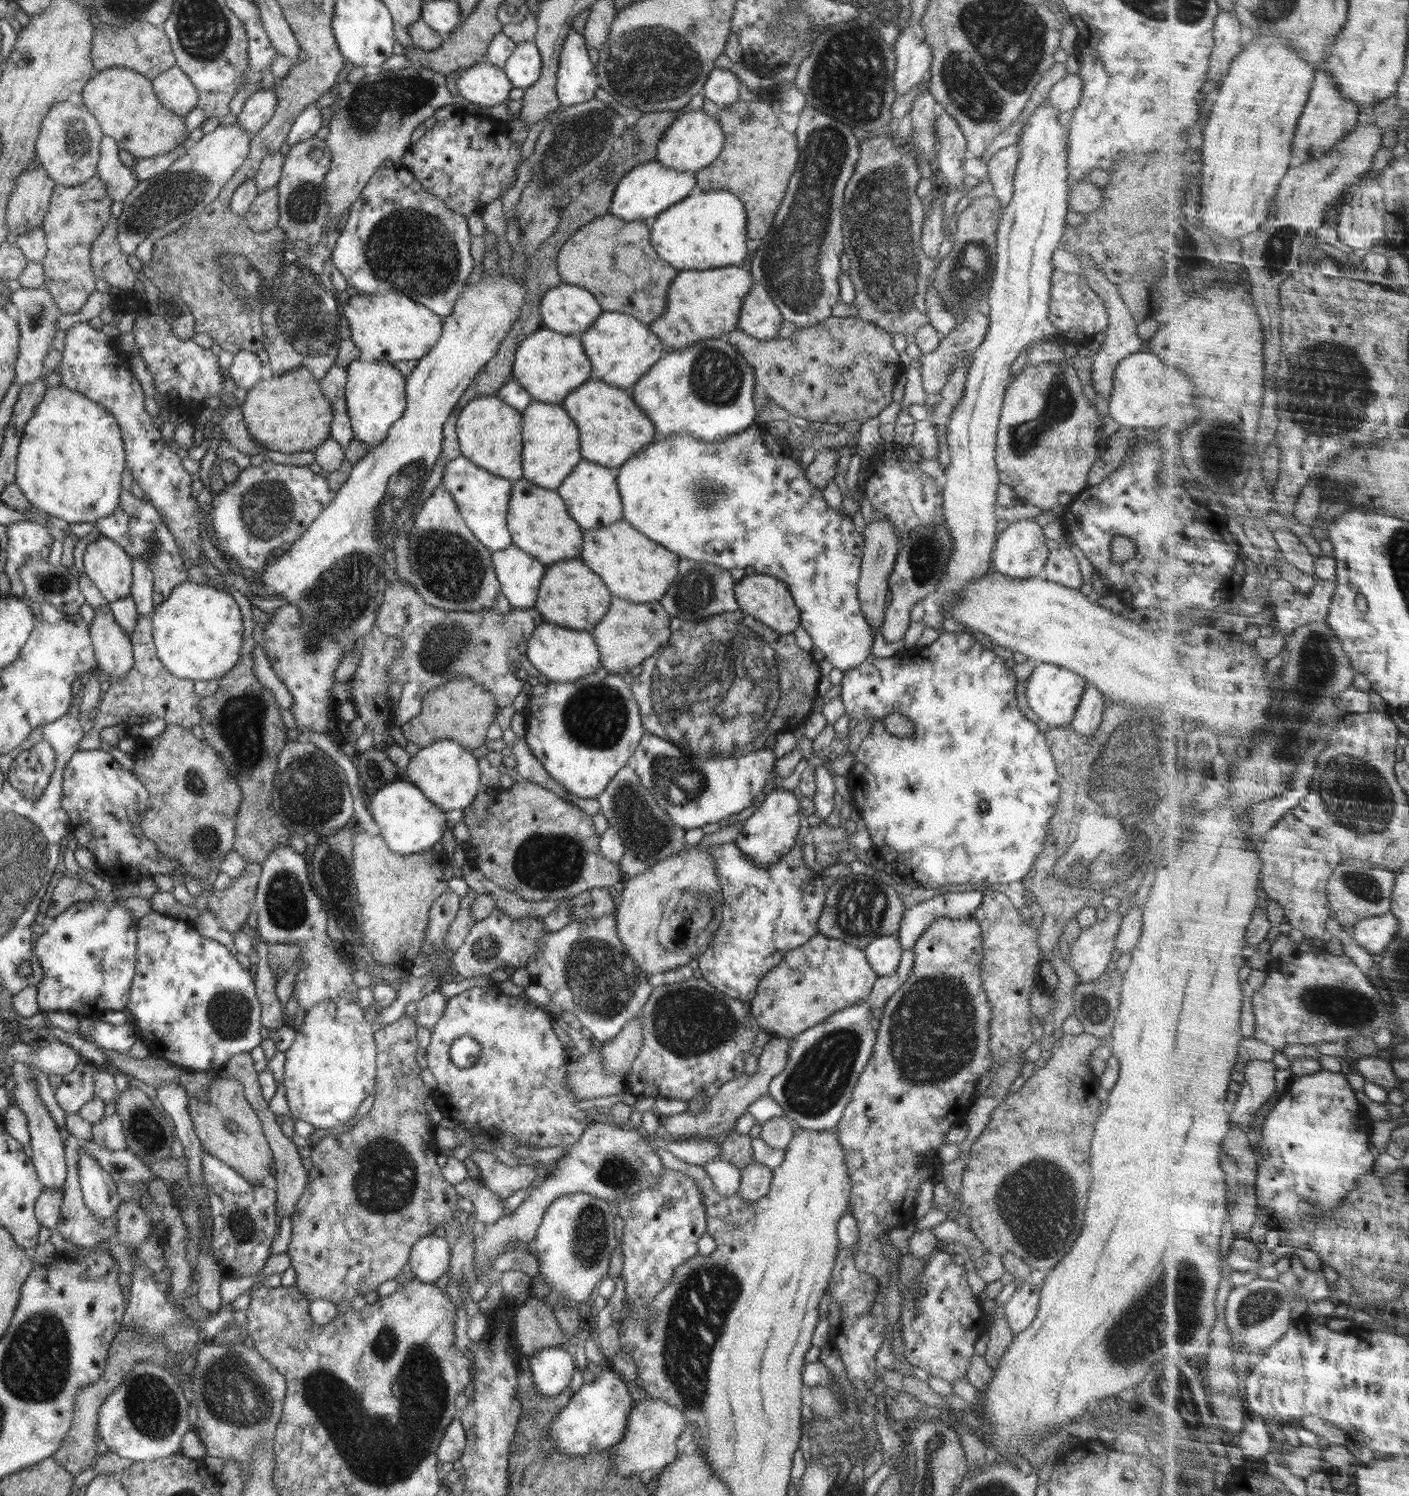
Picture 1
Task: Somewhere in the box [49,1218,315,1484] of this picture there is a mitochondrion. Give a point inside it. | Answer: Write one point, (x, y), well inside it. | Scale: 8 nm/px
(240, 1398)

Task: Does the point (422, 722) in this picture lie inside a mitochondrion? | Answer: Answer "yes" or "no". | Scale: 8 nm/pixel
no

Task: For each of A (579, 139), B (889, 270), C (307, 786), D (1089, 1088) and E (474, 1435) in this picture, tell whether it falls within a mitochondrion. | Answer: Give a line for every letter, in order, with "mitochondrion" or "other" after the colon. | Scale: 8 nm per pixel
A: mitochondrion
B: mitochondrion
C: mitochondrion
D: other
E: other

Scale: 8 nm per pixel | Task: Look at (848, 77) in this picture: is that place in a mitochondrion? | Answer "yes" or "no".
yes

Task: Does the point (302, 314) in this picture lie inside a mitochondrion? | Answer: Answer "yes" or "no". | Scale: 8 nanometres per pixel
yes

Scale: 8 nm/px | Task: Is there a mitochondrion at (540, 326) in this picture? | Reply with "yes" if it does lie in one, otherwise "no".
no

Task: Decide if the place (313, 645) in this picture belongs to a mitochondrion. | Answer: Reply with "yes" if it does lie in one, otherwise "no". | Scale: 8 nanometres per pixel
yes

